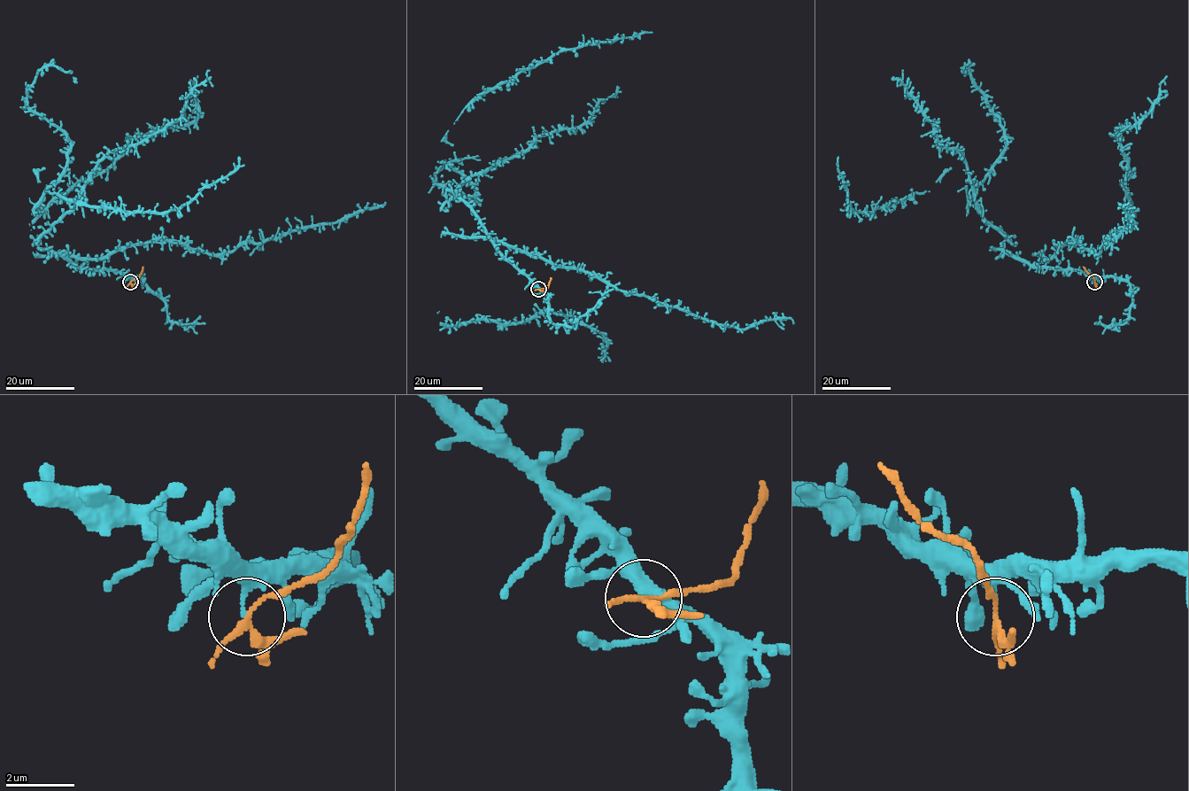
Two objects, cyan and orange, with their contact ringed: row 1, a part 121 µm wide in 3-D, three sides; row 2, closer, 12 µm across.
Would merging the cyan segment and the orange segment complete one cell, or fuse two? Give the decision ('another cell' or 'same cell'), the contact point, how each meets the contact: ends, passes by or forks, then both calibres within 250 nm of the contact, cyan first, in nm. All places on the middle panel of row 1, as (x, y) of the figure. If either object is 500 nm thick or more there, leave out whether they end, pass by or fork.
another cell; place (538, 289); cyan ends; orange forks; calibres 130 and 150 nm

